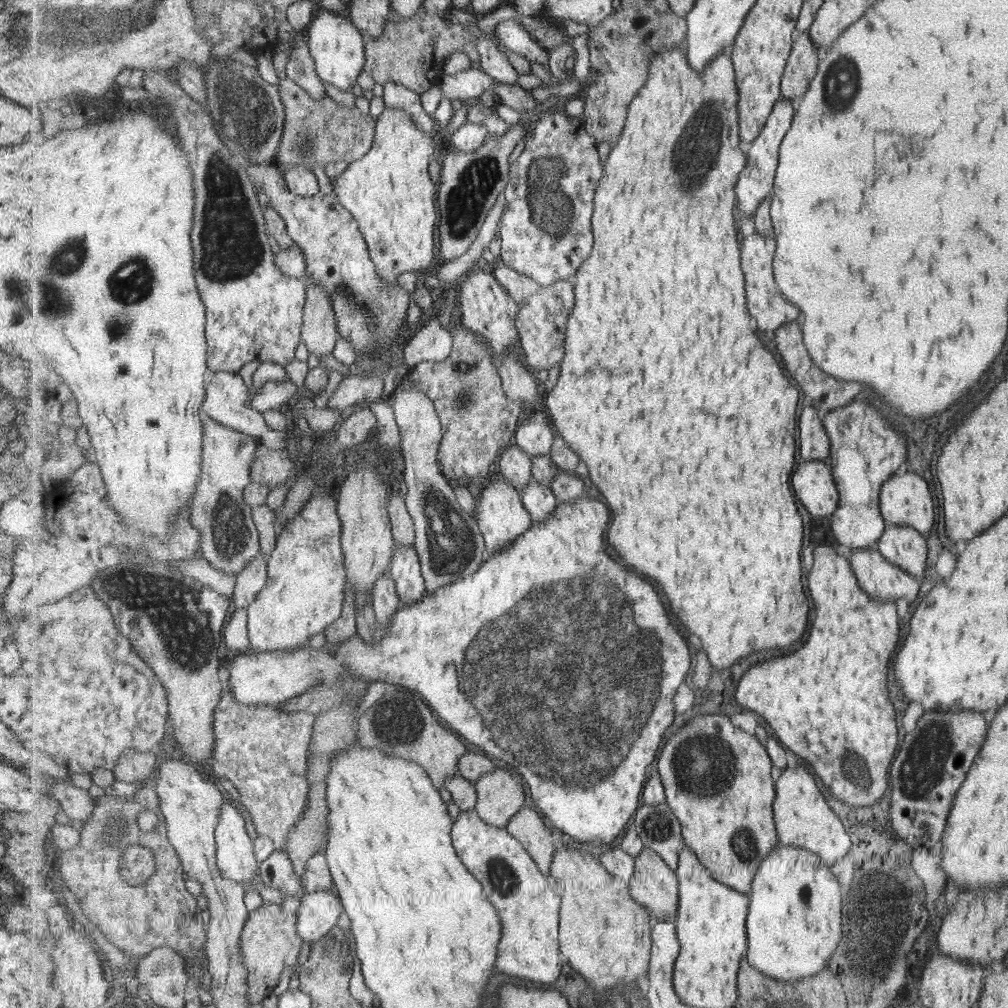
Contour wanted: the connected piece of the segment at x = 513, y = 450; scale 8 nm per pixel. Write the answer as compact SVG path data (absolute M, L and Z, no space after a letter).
M513 444L507 449L498 462L500 472L503 477L519 492L523 497L523 490L533 482L533 462L517 444Z

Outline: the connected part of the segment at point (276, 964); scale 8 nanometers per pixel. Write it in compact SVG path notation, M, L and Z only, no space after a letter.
M270 903L250 914L244 932L240 935L239 949L243 954L244 966L248 969L249 1000L251 1003L263 1002L277 986L281 972L287 966L297 963L301 946L303 946L303 940L296 928L297 922L297 914L287 914L283 906Z

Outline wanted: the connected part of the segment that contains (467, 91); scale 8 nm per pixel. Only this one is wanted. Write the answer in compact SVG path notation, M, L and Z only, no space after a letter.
M471 65L470 68L456 72L453 76L443 76L437 83L437 86L440 87L442 96L448 97L450 100L459 98L465 102L490 91L493 81L500 82L493 79L482 68Z

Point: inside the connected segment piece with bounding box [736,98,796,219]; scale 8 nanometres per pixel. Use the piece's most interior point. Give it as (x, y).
(756, 183)

